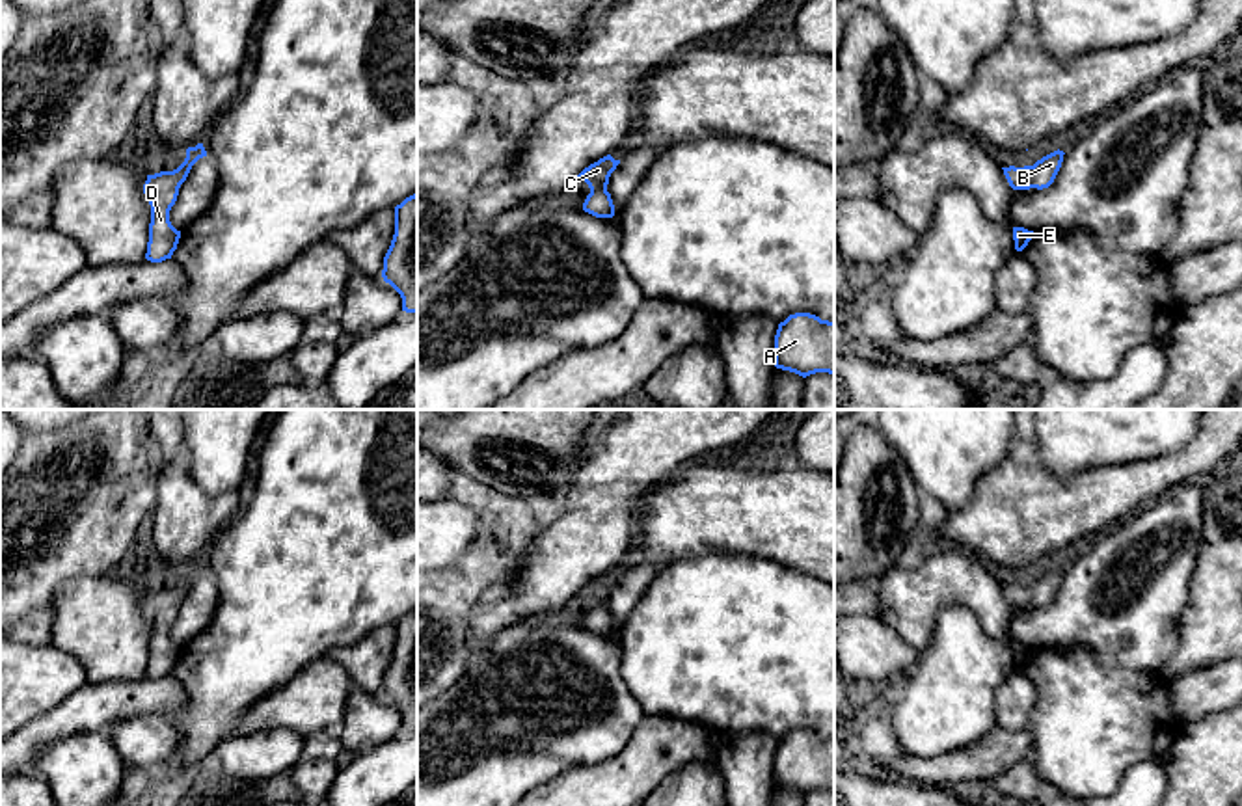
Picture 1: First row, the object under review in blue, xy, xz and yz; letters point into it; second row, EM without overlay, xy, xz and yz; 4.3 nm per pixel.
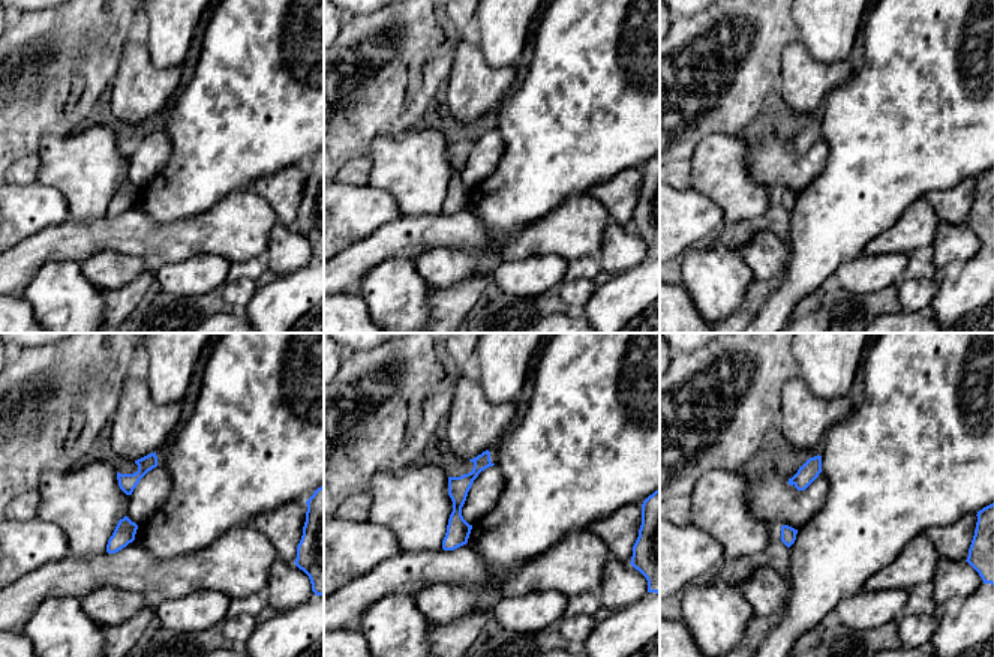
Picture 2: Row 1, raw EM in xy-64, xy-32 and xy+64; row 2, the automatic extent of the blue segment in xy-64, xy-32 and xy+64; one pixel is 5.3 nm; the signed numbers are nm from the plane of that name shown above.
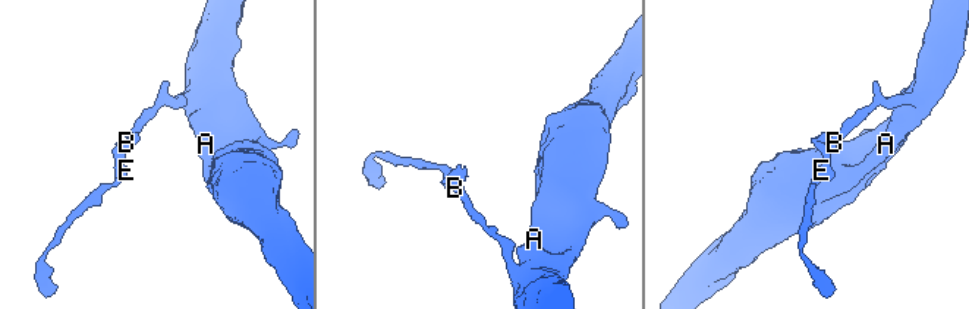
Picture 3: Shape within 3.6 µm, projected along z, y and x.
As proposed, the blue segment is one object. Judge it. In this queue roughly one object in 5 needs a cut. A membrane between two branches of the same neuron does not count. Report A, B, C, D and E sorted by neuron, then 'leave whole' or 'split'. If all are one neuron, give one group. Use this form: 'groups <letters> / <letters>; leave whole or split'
groups A B C D E; leave whole

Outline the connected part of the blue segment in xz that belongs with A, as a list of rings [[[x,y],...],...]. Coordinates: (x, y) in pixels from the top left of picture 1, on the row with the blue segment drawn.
[[[810,313],[790,315],[775,335],[775,367],[803,378],[816,372],[834,376],[834,322]]]

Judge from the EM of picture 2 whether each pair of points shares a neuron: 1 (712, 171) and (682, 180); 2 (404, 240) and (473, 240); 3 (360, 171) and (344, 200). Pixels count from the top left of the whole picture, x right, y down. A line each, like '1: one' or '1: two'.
1: two
2: one
3: two

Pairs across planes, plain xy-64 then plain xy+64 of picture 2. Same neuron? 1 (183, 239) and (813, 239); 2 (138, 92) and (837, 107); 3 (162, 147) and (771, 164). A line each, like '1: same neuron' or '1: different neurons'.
1: different neurons
2: different neurons
3: same neuron

